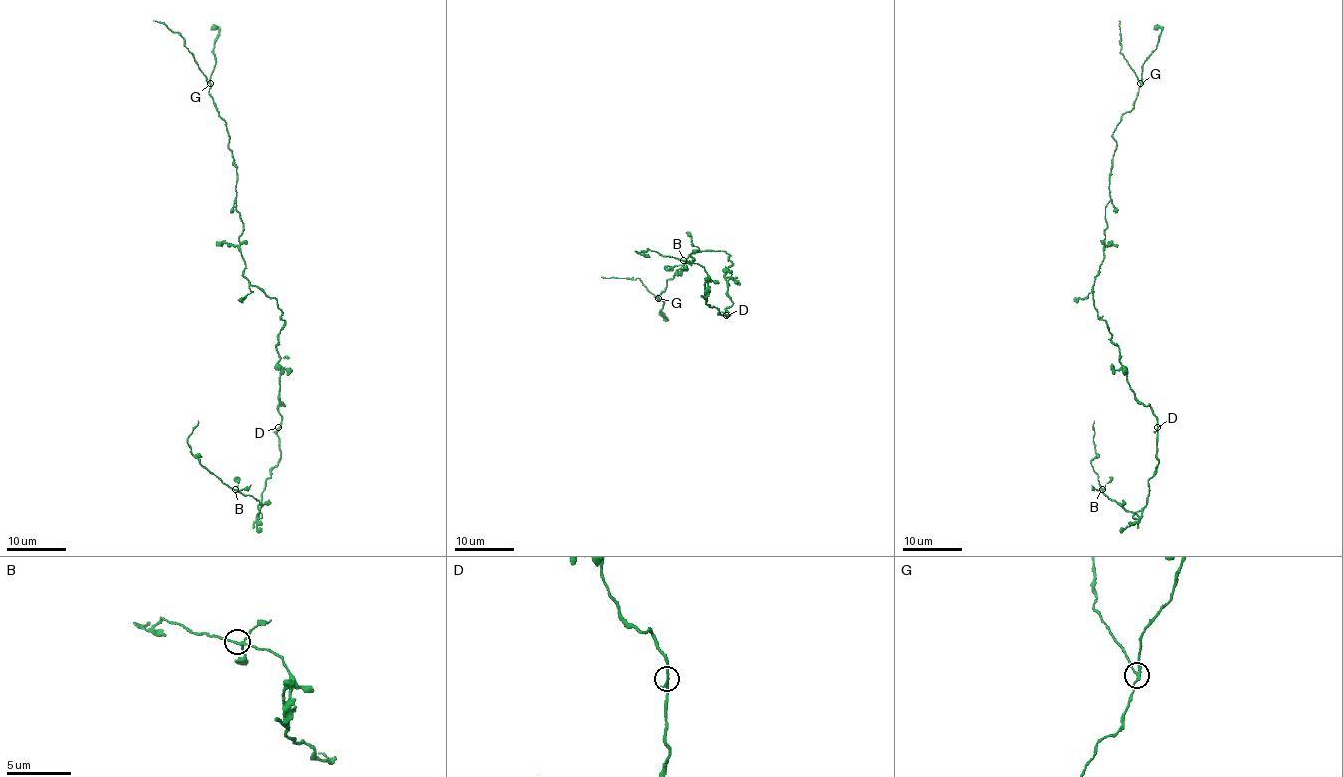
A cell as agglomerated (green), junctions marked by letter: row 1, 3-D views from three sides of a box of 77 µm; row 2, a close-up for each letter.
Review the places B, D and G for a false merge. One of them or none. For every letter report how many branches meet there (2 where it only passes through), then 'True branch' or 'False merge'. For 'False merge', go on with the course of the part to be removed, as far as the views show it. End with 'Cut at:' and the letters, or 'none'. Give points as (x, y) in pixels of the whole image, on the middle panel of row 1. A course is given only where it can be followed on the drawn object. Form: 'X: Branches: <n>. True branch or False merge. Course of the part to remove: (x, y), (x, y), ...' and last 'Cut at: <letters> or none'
B: Branches: 3. True branch
D: Branches: 3. True branch
G: Branches: 3. False merge. Course of the part to remove: (657, 299), (638, 278), (601, 276)
Cut at: G

